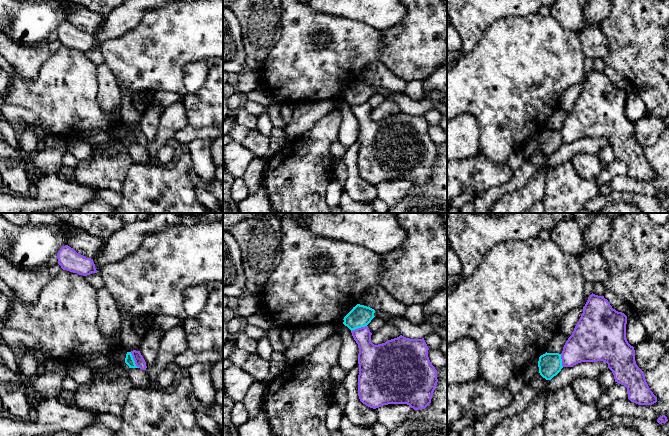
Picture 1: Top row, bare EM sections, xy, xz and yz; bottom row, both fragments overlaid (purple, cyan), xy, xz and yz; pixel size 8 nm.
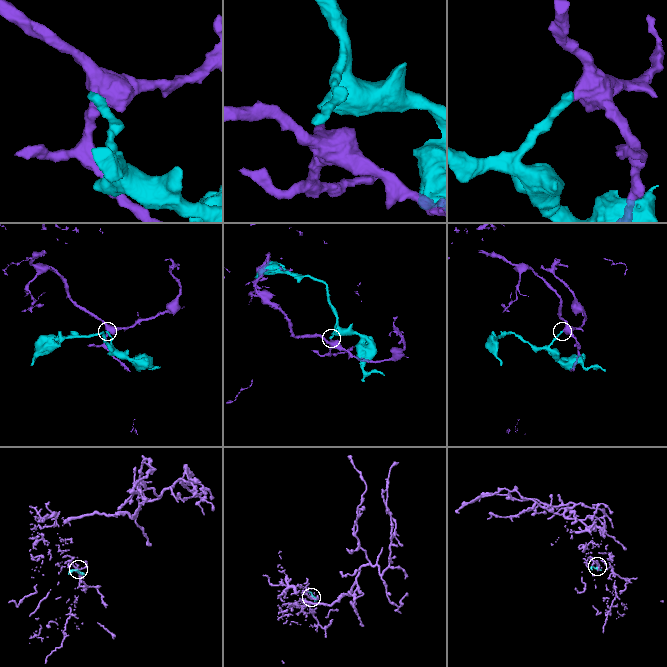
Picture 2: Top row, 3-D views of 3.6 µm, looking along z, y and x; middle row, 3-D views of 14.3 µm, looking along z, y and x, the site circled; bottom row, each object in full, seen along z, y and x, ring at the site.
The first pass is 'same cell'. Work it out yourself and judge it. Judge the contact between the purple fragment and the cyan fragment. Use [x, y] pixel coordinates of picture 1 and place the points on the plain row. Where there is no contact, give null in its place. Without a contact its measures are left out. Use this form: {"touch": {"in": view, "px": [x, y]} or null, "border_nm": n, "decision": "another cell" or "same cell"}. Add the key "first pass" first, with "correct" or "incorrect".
{"first pass": "incorrect", "touch": {"in": "xy", "px": [134, 136]}, "border_nm": 150, "decision": "another cell"}

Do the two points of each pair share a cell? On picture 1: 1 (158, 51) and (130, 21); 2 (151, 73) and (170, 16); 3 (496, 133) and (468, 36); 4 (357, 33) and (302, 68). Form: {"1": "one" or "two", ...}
{"1": "two", "2": "one", "3": "two", "4": "one"}

